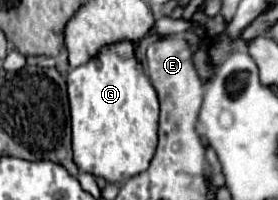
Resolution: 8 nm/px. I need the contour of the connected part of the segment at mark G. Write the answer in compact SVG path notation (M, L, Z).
M129 40L105 44L87 64L81 64L67 74L67 94L71 108L71 144L73 160L81 172L101 176L107 182L119 184L149 168L157 146L159 100L147 76L145 64L137 58L137 46Z

